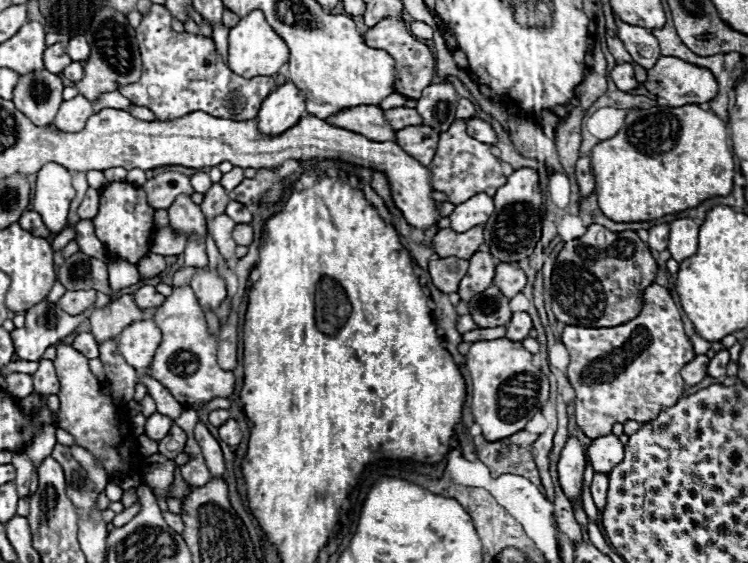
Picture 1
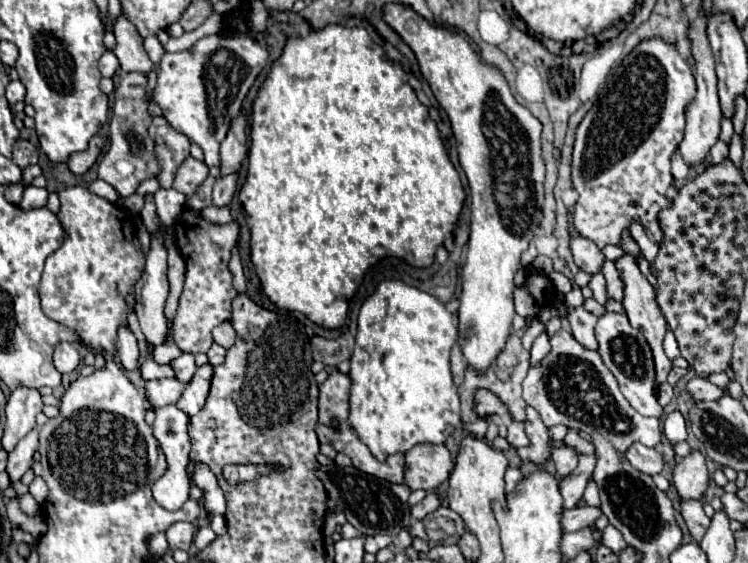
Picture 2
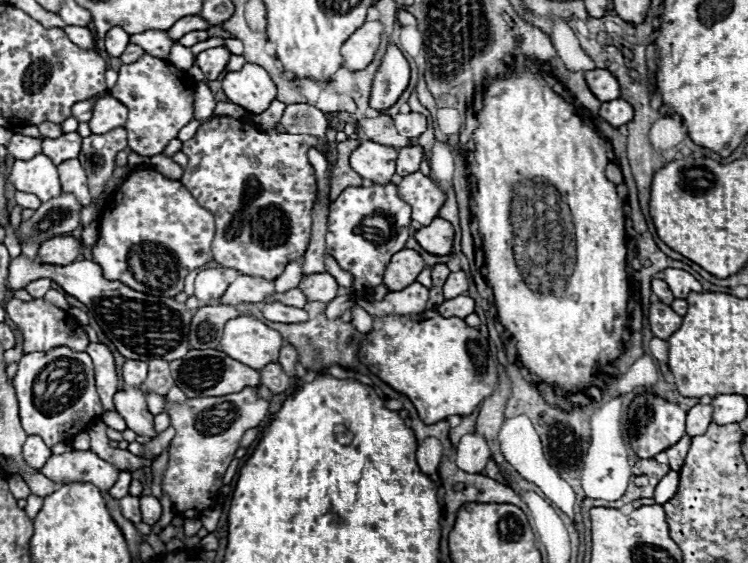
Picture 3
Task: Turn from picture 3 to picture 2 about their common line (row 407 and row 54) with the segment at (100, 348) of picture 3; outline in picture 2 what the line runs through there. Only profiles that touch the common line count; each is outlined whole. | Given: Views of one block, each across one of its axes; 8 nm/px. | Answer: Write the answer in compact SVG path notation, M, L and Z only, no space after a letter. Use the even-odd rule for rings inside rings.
M106 50L100 58L100 72L104 78L112 78L116 74L116 70L118 70L118 60L112 50Z

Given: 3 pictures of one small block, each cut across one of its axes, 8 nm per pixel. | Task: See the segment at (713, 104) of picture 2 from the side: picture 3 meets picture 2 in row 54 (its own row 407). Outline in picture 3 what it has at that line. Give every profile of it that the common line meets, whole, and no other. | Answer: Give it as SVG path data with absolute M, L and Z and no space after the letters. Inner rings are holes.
M696 404L688 410L686 416L686 434L688 436L702 436L712 422L712 406L710 404Z

